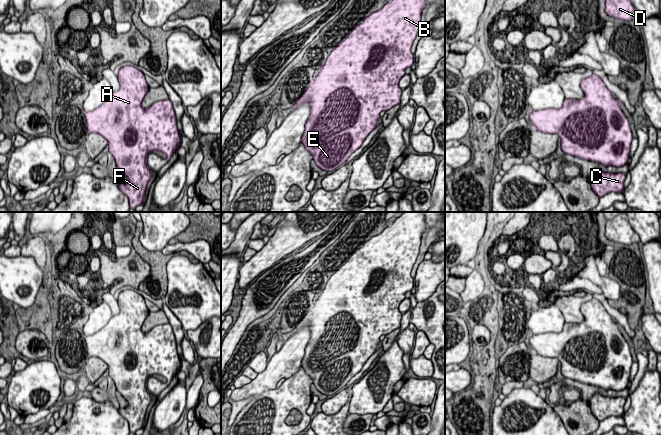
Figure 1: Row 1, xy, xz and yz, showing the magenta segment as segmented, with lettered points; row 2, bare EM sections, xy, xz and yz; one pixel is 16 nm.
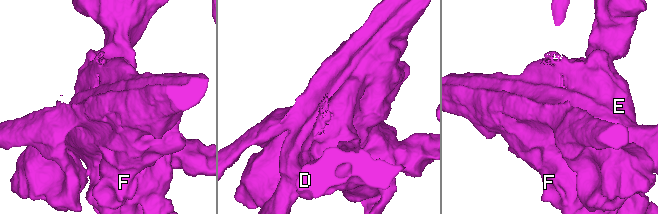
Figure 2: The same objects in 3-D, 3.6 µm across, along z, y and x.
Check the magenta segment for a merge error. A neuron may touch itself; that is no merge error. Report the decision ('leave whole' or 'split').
leave whole

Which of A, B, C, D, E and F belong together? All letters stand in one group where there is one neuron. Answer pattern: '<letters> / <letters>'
A B C D E F

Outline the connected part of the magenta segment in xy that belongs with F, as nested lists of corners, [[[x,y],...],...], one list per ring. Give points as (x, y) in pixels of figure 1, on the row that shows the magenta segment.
[[[136,66],[121,67],[116,75],[120,84],[119,90],[113,92],[107,101],[95,110],[84,111],[84,113],[87,122],[87,134],[98,133],[108,141],[109,153],[114,157],[116,166],[127,177],[128,181],[125,184],[119,184],[118,187],[127,196],[130,209],[135,210],[138,205],[144,205],[147,199],[145,192],[152,177],[151,170],[147,165],[148,154],[153,151],[161,151],[169,161],[173,153],[180,147],[181,135],[177,128],[177,118],[173,105],[169,99],[155,102],[148,108],[142,107],[142,101],[149,87],[145,75]]]

